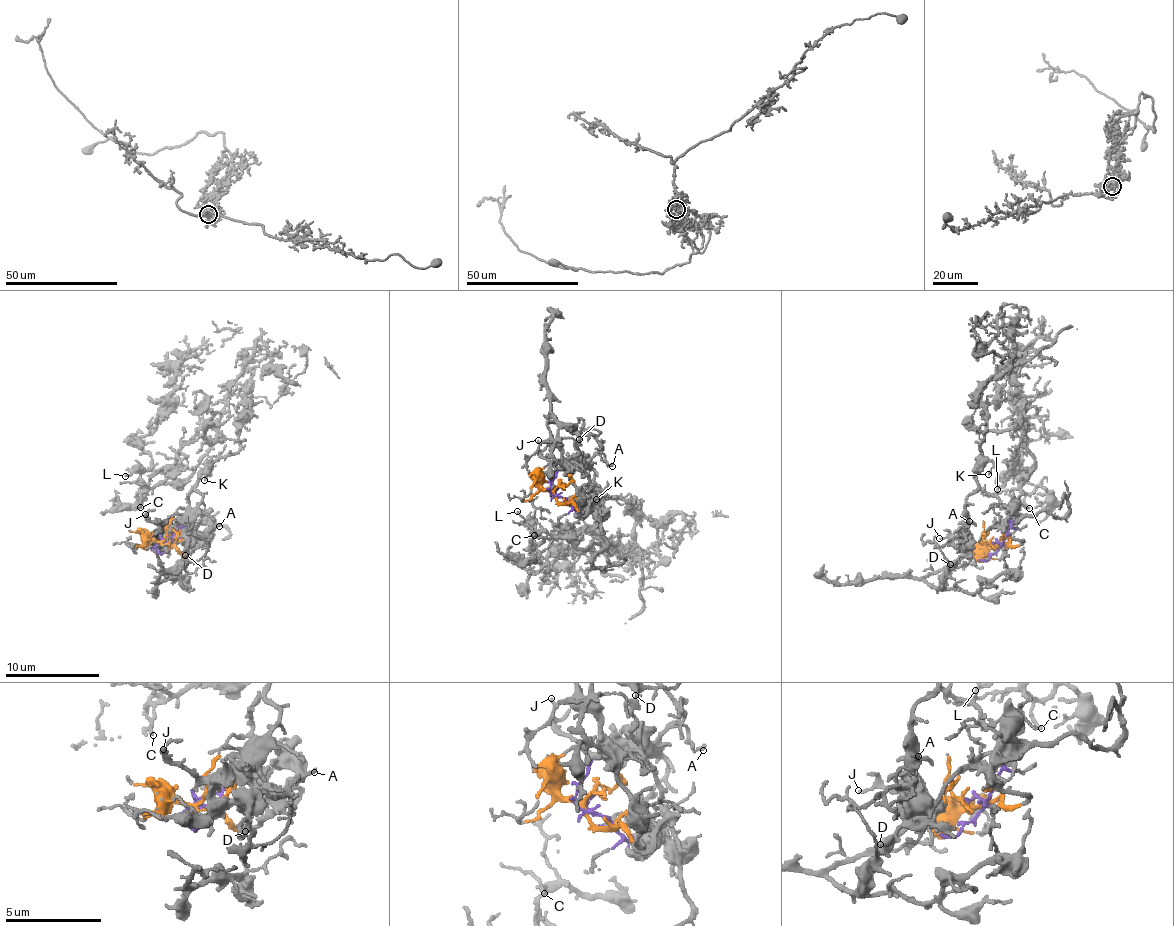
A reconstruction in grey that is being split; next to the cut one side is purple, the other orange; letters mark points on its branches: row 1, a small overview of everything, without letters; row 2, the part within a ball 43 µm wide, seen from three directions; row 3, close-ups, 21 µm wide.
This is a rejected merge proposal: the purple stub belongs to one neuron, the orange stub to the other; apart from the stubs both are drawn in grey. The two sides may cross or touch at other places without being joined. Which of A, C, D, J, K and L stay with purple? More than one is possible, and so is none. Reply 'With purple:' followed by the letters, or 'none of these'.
With purple: C, K, L

